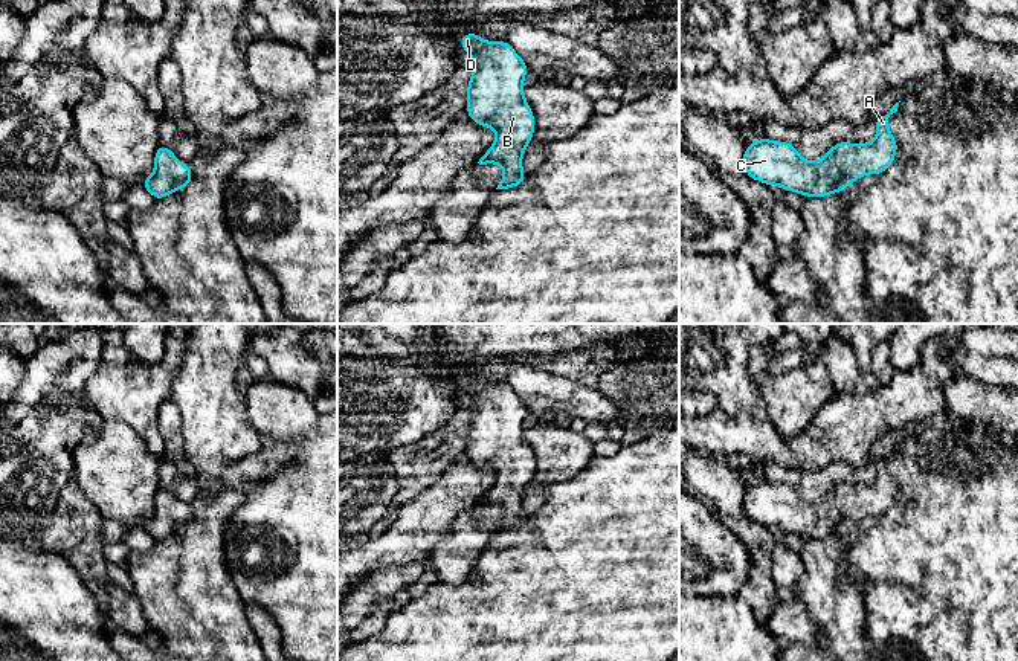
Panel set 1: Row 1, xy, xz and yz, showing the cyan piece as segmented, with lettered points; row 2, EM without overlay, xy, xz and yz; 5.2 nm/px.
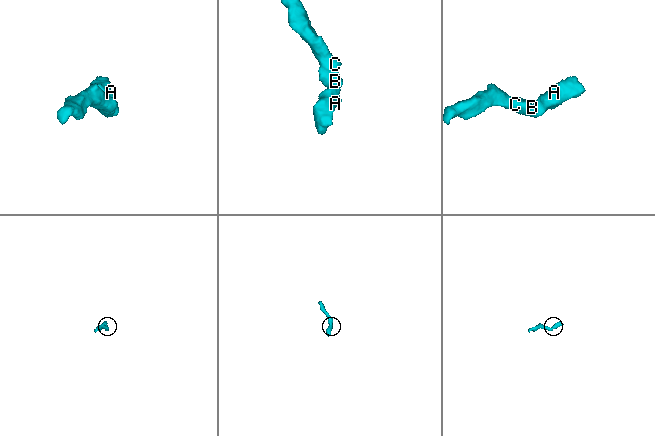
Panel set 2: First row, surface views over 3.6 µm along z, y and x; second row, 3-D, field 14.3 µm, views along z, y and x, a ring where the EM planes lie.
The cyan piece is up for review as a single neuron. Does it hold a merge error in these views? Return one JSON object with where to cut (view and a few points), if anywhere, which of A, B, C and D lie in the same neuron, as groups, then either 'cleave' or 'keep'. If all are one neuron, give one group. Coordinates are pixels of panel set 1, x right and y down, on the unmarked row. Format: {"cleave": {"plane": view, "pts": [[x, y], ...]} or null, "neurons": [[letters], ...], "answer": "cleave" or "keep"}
{"cleave": null, "neurons": [["A", "B", "C", "D"]], "answer": "keep"}

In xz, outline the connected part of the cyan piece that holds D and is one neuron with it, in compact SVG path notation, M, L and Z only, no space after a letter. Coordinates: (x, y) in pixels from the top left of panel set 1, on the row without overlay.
M470 374L461 377L459 385L473 401L466 446L469 459L496 473L495 485L478 505L502 508L504 519L496 531L516 530L527 519L522 499L536 472L523 438L528 408L507 383L482 383L479 376Z

